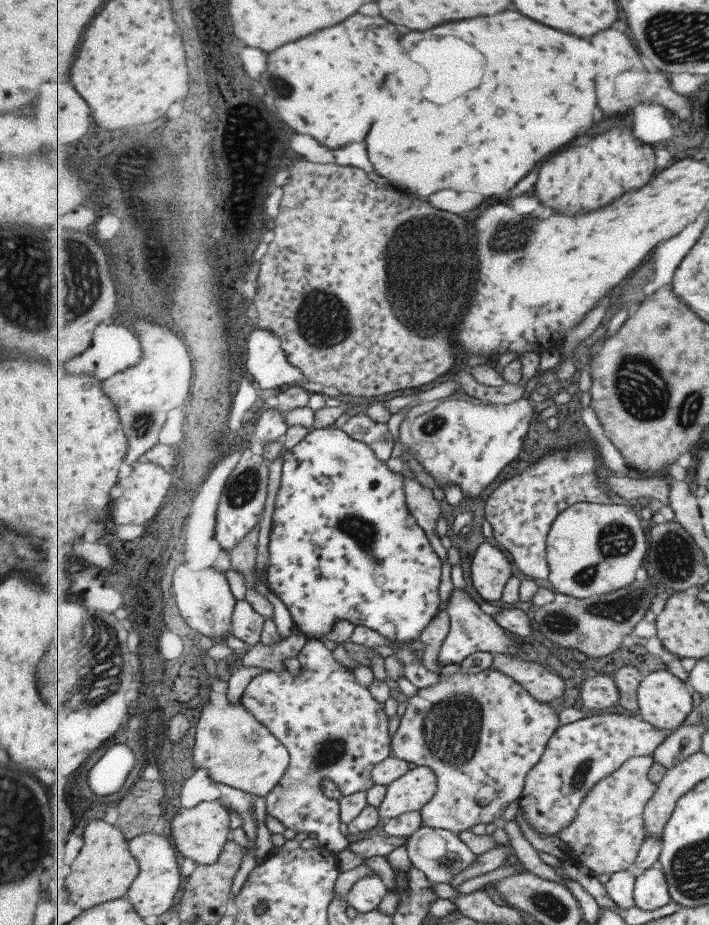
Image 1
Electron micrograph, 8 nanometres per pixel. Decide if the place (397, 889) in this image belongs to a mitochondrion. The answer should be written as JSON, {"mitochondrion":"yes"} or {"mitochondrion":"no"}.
{"mitochondrion":"no"}

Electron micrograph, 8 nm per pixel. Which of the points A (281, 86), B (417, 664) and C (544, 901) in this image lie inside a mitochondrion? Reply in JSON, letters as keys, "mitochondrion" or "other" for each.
{"A":"mitochondrion","B":"other","C":"mitochondrion"}

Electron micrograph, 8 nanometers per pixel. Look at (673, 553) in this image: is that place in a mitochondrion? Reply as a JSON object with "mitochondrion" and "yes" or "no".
{"mitochondrion":"yes"}

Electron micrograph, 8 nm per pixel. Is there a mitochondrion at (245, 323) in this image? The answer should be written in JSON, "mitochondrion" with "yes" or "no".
{"mitochondrion":"no"}

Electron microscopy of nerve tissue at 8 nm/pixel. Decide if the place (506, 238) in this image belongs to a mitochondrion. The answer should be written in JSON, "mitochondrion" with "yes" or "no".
{"mitochondrion":"yes"}

